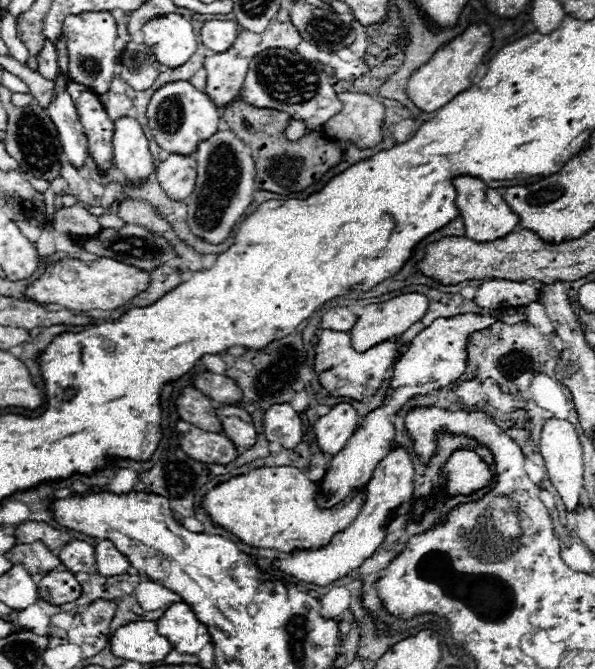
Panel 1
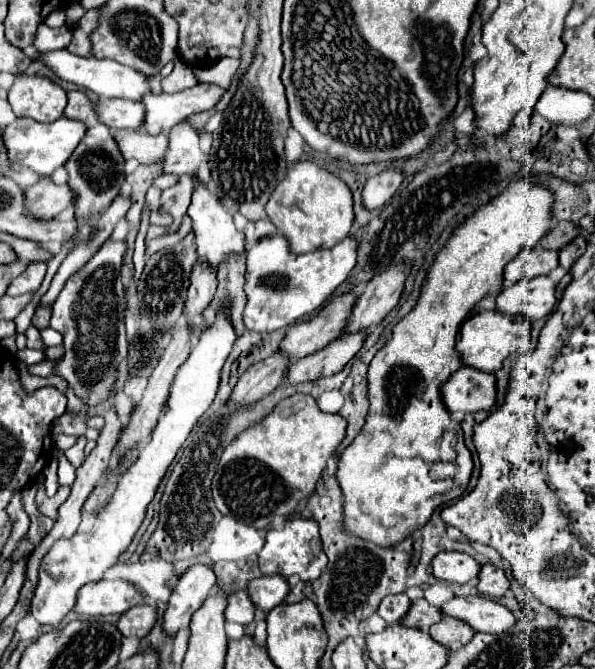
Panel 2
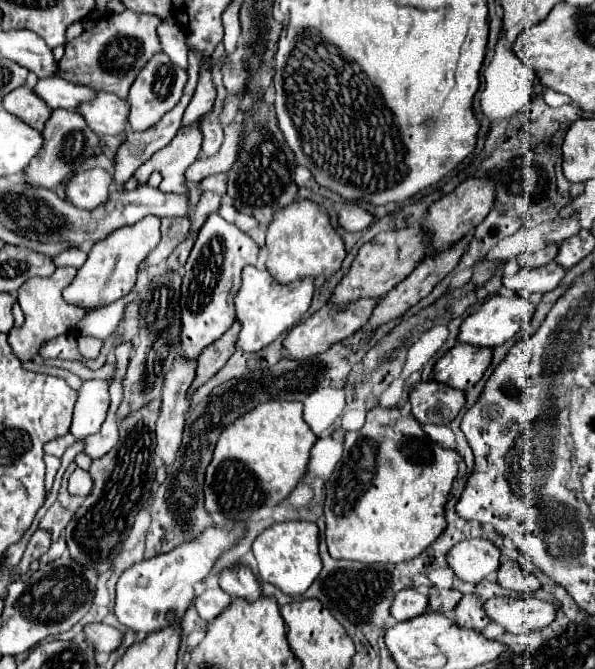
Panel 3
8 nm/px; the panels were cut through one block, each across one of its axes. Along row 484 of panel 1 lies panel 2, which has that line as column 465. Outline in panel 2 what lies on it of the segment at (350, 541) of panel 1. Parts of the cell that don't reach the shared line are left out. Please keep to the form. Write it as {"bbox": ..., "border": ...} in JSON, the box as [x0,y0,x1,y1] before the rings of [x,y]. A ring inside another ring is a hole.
{"bbox":[442,366,496,412],"border":[[[462,366],[442,388],[444,404],[450,412],[490,410],[496,402],[496,376]]]}

